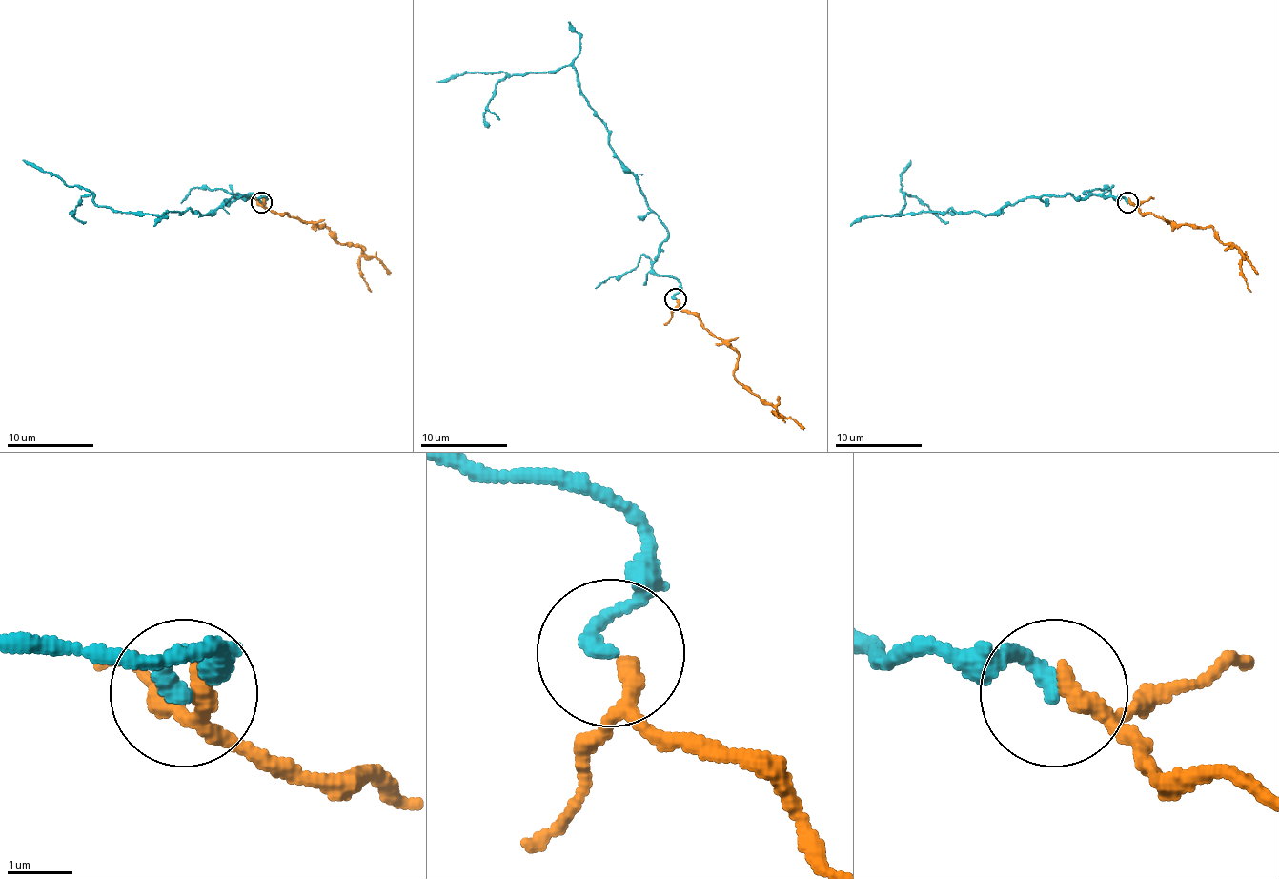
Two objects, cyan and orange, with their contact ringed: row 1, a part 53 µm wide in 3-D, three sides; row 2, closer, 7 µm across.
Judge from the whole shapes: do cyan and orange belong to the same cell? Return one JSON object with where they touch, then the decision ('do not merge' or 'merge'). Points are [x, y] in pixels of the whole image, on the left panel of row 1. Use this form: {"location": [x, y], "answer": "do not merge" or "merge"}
{"location": [261, 202], "answer": "merge"}

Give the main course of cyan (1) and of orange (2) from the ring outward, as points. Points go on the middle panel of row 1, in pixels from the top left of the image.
1: (676, 298), (680, 283), (652, 268), (667, 227), (618, 157), (572, 68), (509, 76), (463, 72), (436, 81)
2: (676, 300), (739, 355), (735, 372), (739, 383), (769, 402), (776, 409), (774, 414), (784, 422)

